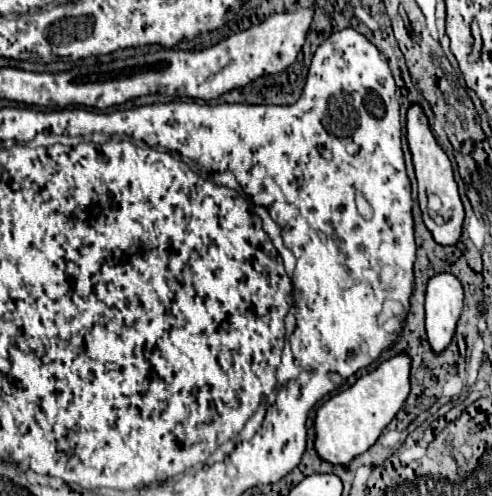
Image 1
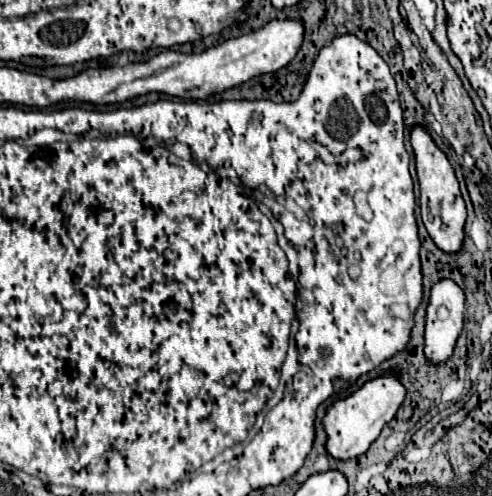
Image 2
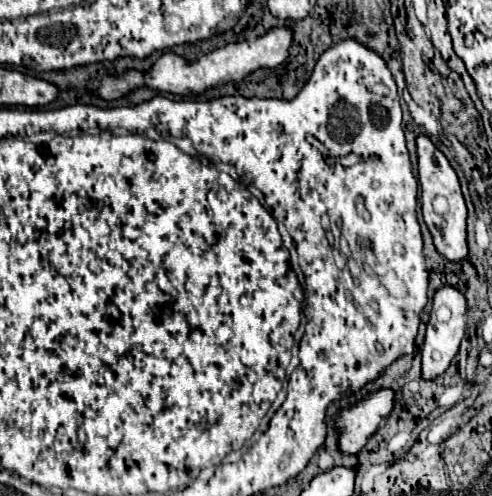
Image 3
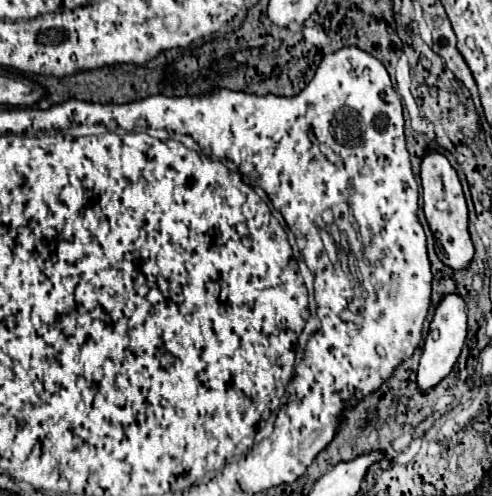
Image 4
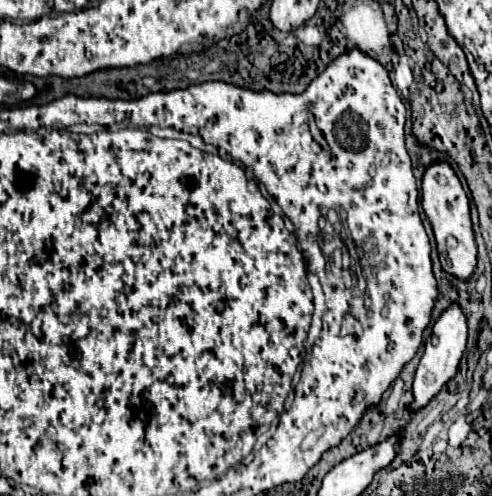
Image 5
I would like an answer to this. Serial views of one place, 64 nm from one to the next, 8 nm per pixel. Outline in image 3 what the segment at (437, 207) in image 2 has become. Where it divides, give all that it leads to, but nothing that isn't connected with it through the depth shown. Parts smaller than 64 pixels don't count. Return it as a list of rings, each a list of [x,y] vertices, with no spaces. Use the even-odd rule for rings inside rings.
[[[424,134],[416,136],[416,152],[418,152],[418,180],[422,186],[420,202],[422,202],[424,222],[432,234],[436,250],[444,258],[460,262],[466,258],[468,246],[466,246],[466,204],[460,192],[458,176],[450,166],[448,158],[430,142],[428,136]]]

